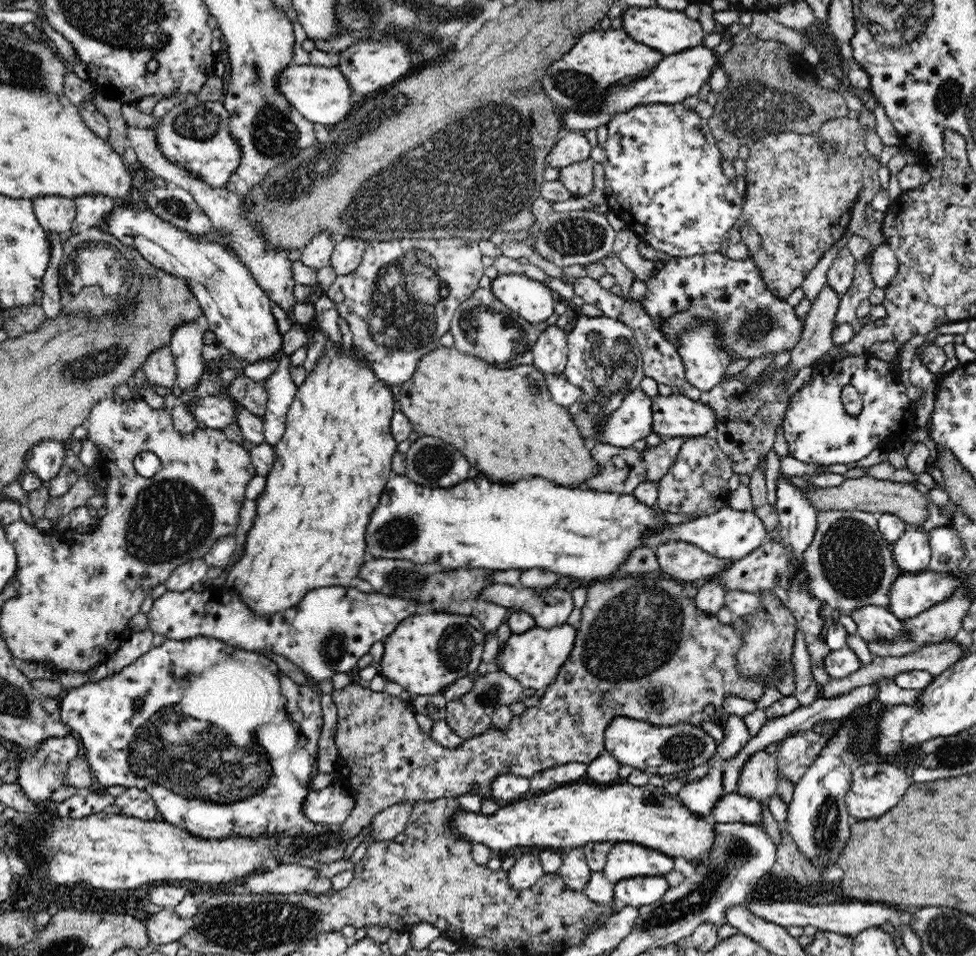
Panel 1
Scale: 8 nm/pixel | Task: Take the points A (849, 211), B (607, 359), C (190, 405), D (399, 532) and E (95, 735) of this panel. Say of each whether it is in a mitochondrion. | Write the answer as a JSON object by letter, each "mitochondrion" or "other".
{"A":"other","B":"mitochondrion","C":"other","D":"mitochondrion","E":"other"}

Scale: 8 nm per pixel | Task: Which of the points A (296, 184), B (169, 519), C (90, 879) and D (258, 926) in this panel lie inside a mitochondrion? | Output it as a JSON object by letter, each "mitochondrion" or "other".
{"A":"mitochondrion","B":"mitochondrion","C":"other","D":"mitochondrion"}

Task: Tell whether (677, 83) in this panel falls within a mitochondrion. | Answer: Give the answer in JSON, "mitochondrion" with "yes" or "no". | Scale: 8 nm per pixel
{"mitochondrion":"no"}

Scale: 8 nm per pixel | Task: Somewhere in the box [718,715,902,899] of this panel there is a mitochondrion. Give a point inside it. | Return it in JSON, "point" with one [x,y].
{"point":[827,832]}

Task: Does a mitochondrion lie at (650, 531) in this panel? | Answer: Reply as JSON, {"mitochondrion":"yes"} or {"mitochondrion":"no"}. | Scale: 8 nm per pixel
{"mitochondrion":"no"}

